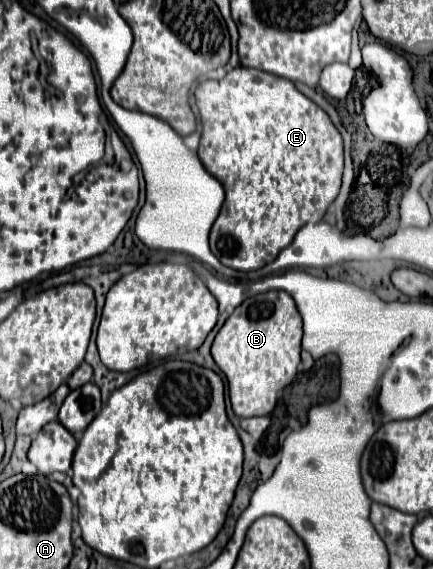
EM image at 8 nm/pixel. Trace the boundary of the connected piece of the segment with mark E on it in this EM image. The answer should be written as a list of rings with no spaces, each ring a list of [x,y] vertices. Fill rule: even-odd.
[[[238,66],[220,80],[204,80],[194,96],[202,120],[198,156],[226,190],[220,216],[210,230],[210,250],[228,268],[258,270],[270,264],[304,224],[320,222],[326,208],[336,200],[344,170],[342,136],[328,114],[298,92],[290,80],[254,68]]]

